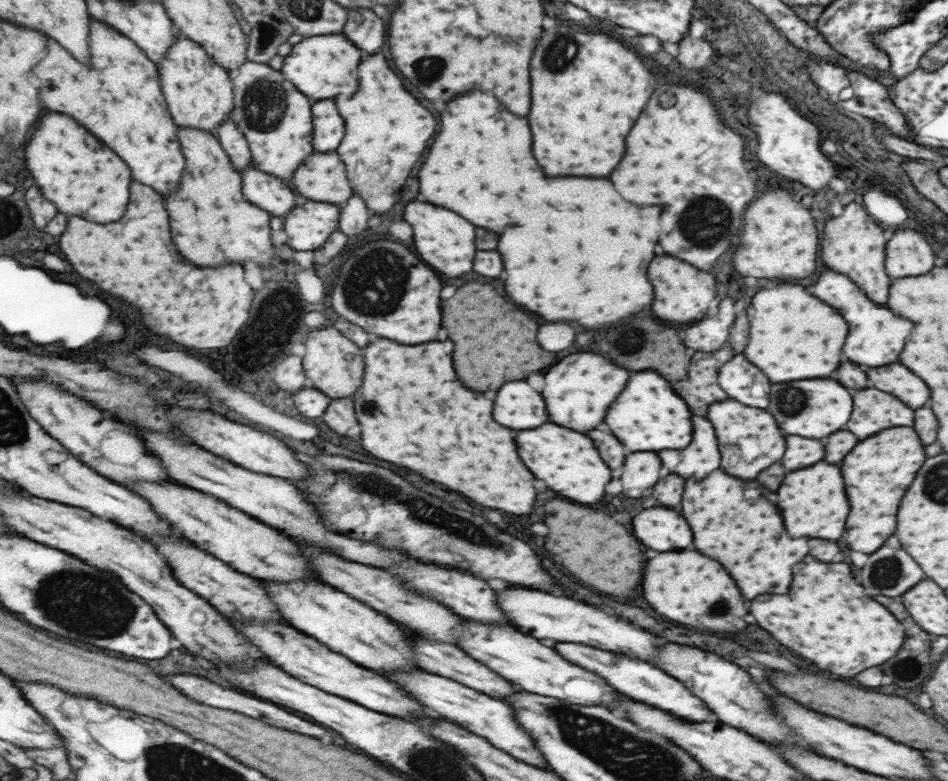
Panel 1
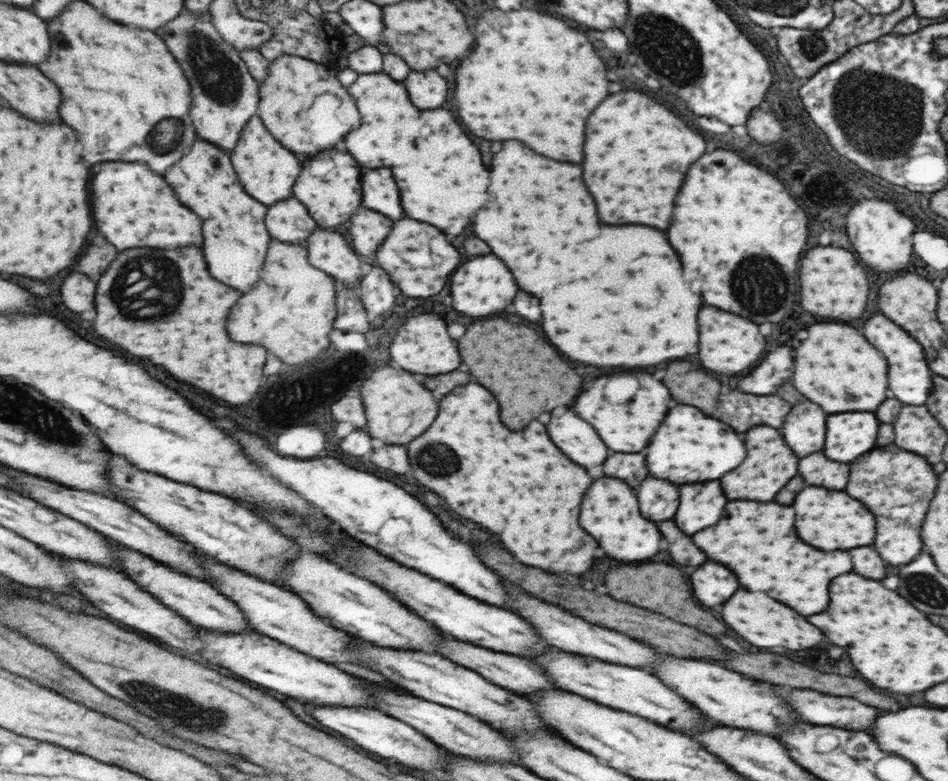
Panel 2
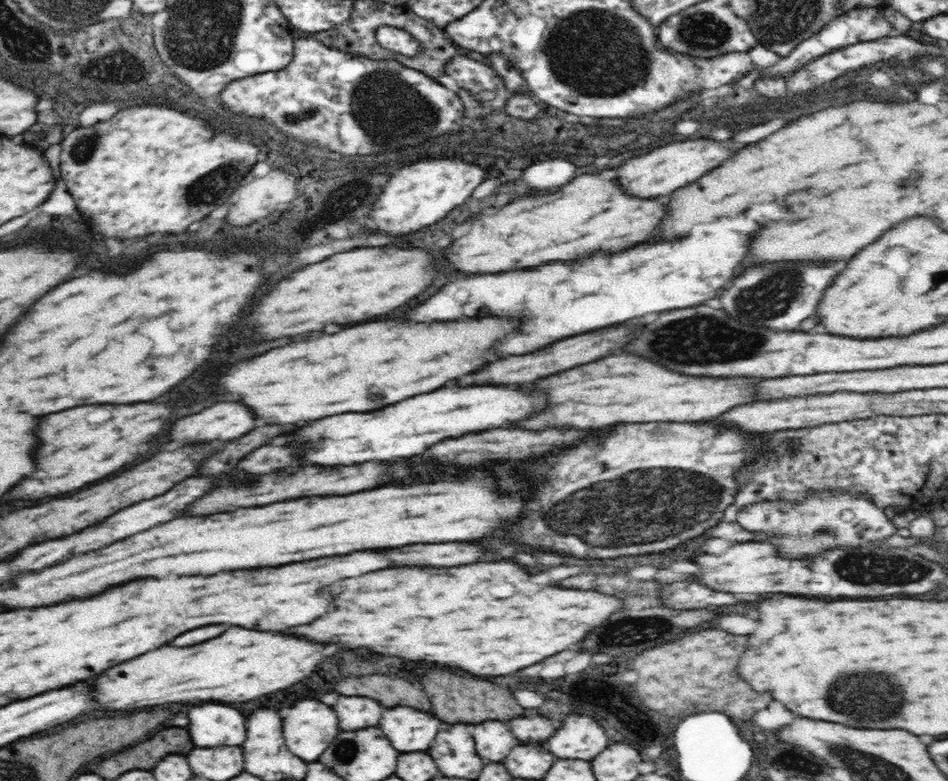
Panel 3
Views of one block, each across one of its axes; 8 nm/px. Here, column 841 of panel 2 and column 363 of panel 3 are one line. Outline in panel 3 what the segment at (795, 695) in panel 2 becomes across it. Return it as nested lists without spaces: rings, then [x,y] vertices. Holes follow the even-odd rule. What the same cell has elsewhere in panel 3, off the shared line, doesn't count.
[[[338,696],[332,708],[336,708],[336,716],[340,716],[340,730],[344,732],[370,728],[372,724],[378,724],[382,716],[382,706],[364,696]]]

